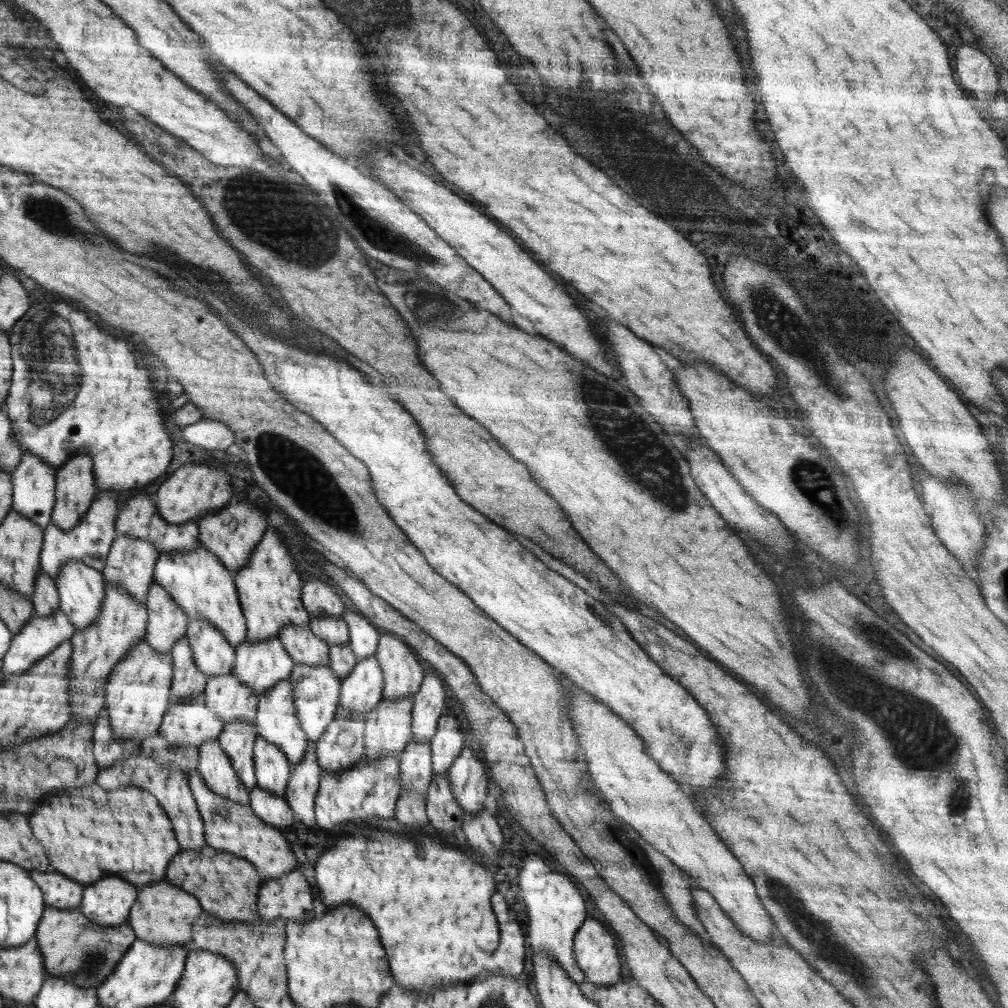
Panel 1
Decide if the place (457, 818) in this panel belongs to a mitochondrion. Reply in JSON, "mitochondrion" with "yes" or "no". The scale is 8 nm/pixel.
{"mitochondrion":"no"}

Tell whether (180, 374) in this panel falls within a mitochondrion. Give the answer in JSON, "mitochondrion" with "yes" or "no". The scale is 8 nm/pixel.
{"mitochondrion":"no"}

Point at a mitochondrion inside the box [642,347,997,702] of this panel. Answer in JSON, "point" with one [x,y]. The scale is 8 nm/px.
{"point":[811,478]}

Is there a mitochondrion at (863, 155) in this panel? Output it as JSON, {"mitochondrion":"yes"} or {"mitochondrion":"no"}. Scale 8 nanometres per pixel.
{"mitochondrion":"no"}

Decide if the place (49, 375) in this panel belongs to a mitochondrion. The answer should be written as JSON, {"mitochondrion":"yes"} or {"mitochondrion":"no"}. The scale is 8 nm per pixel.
{"mitochondrion":"yes"}

